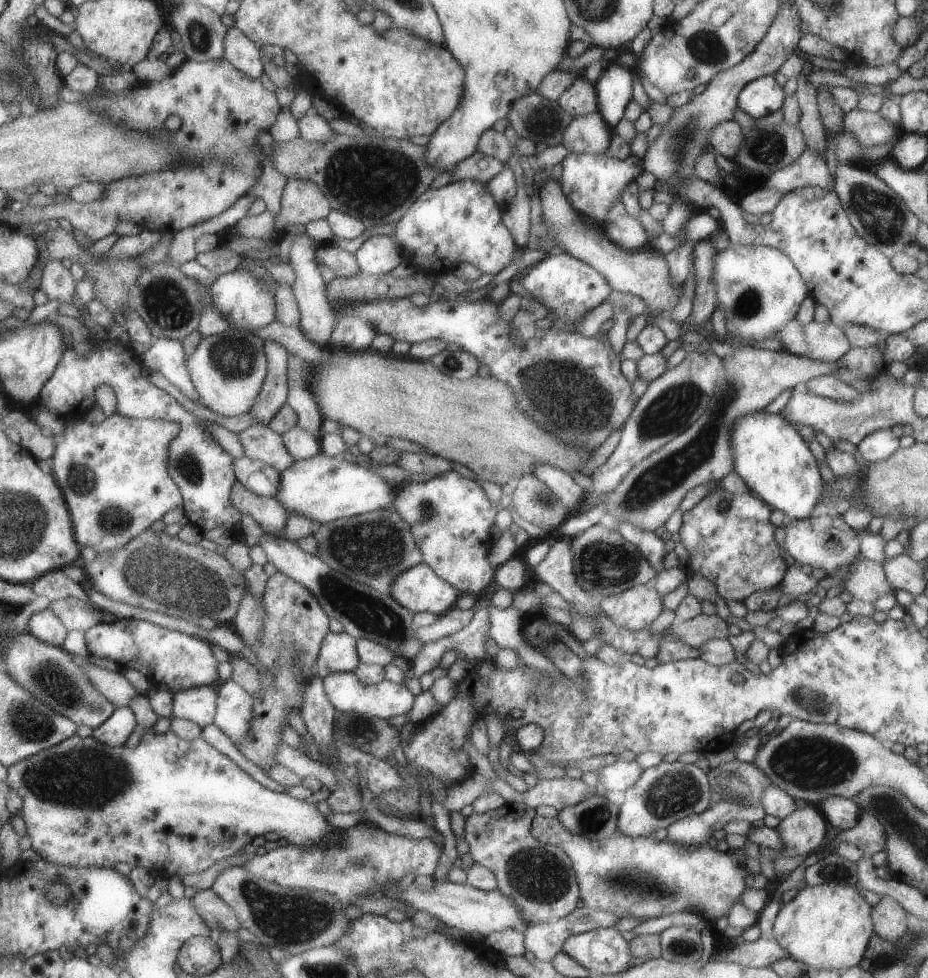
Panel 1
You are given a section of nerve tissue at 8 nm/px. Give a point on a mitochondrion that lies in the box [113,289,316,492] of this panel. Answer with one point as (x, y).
(233, 356)

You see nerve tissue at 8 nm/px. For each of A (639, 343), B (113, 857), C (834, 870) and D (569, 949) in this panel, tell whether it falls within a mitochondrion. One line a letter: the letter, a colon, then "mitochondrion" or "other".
A: other
B: other
C: mitochondrion
D: other

